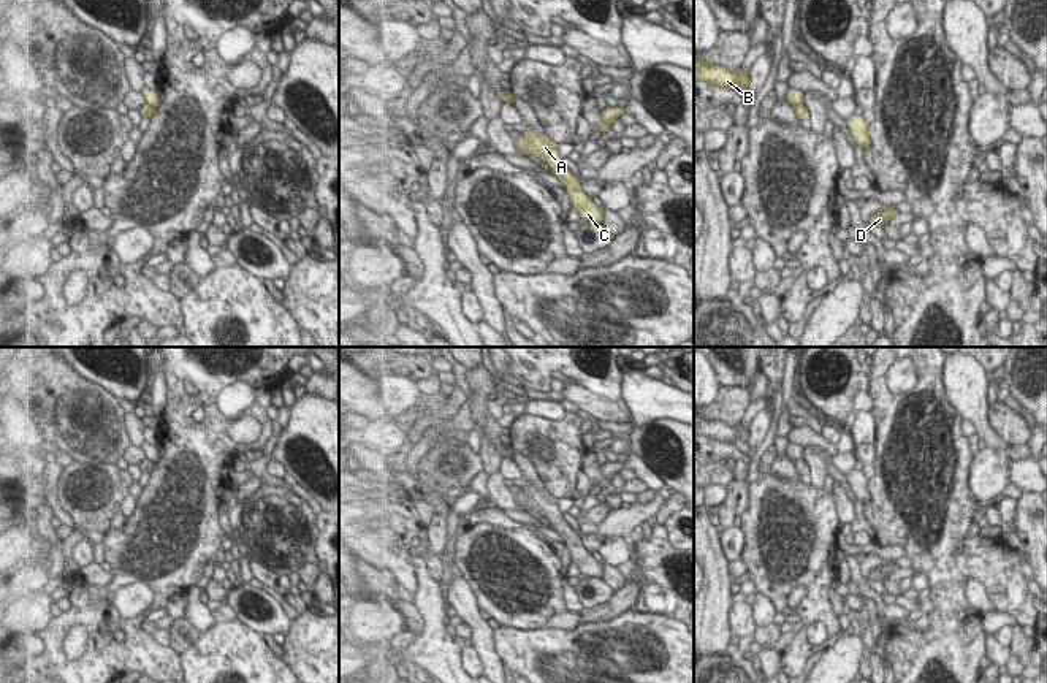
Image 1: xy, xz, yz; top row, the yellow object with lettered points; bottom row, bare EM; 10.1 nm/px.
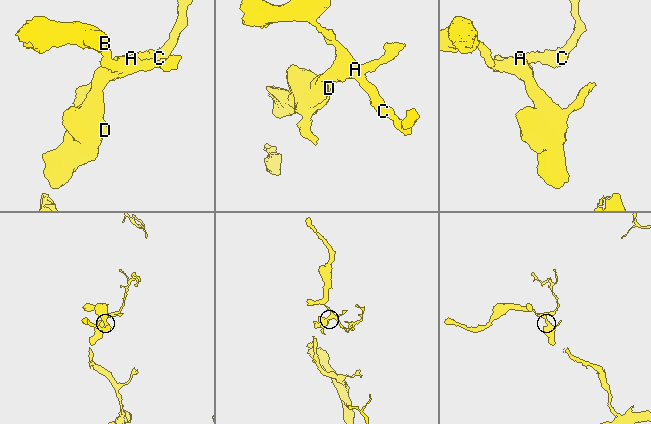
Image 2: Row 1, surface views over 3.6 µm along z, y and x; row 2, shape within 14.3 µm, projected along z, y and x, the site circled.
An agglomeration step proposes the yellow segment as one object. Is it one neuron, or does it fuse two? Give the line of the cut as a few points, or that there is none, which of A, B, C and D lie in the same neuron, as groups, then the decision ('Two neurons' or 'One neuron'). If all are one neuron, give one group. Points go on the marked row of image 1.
Split along xy (146, 102), (156, 108). Groups: A C D / B. Two neurons.

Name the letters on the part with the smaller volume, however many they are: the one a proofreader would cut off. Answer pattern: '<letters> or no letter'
B

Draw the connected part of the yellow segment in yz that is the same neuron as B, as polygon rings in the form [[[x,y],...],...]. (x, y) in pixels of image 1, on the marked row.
[[[694,54],[694,81],[705,81],[722,89],[733,89],[737,84],[744,84],[749,89],[751,78],[741,67],[732,71],[721,65],[710,65],[699,54]]]

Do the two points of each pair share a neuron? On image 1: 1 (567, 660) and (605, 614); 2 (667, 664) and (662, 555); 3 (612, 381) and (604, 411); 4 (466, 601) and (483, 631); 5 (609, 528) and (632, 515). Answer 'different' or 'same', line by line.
1: different
2: different
3: different
4: same
5: same

